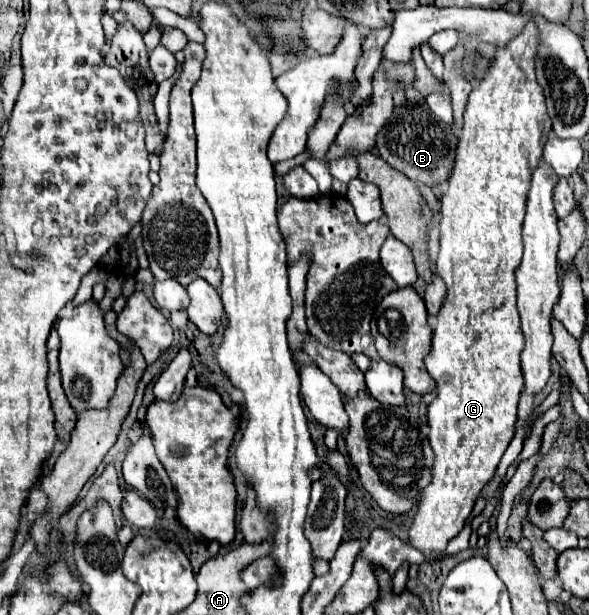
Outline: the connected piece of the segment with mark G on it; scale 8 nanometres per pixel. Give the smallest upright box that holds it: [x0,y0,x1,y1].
[410,22,552,562]

